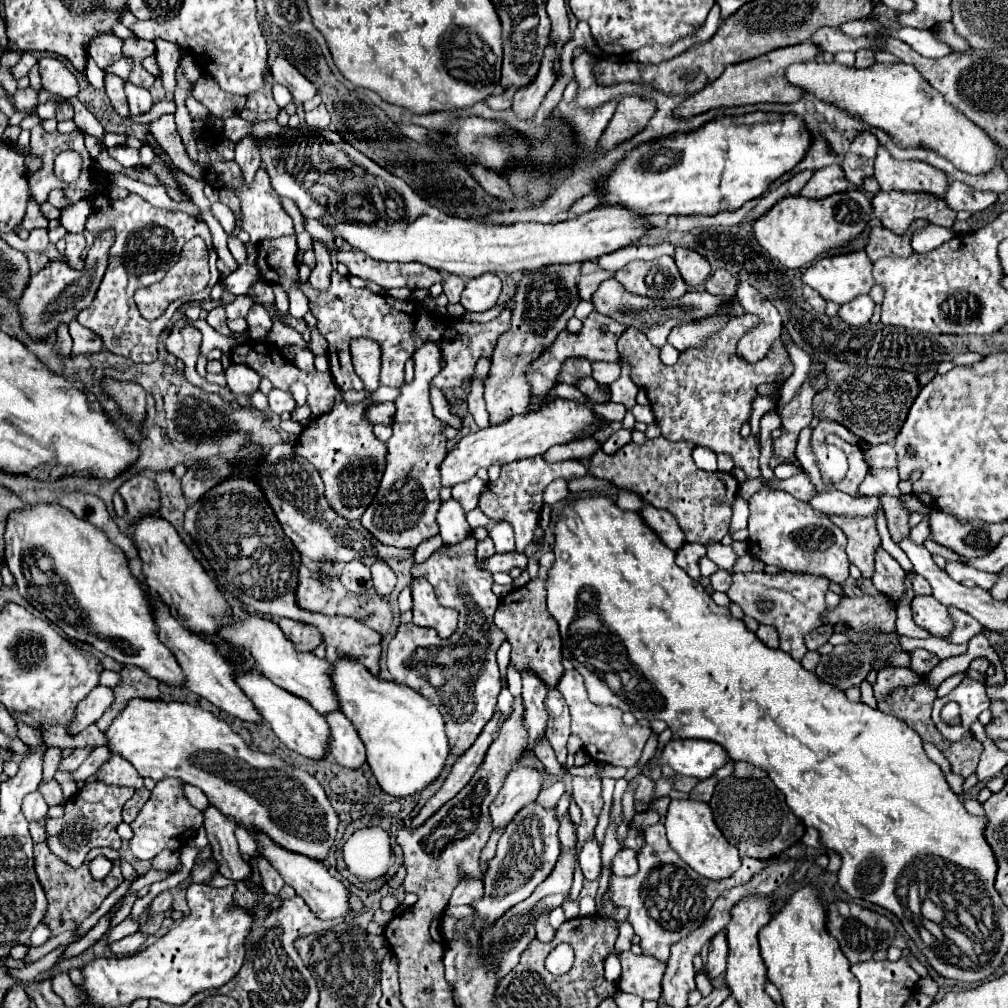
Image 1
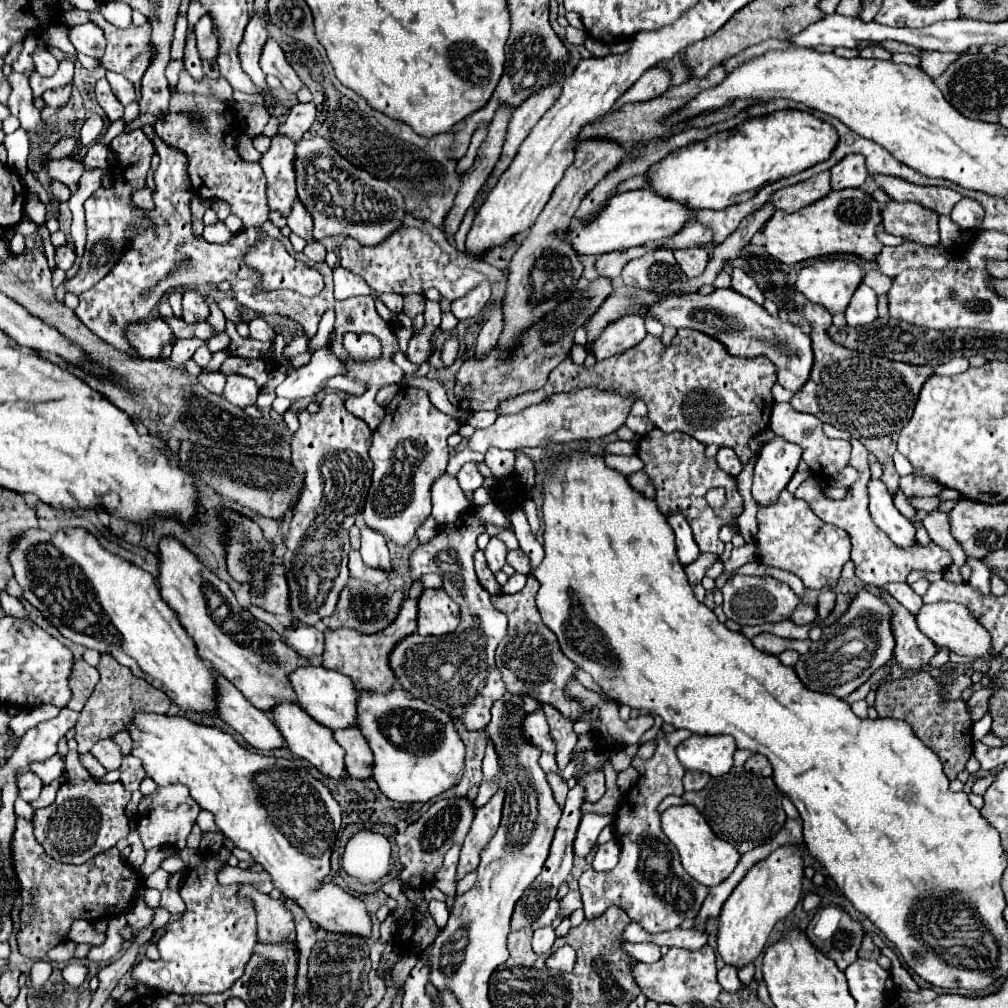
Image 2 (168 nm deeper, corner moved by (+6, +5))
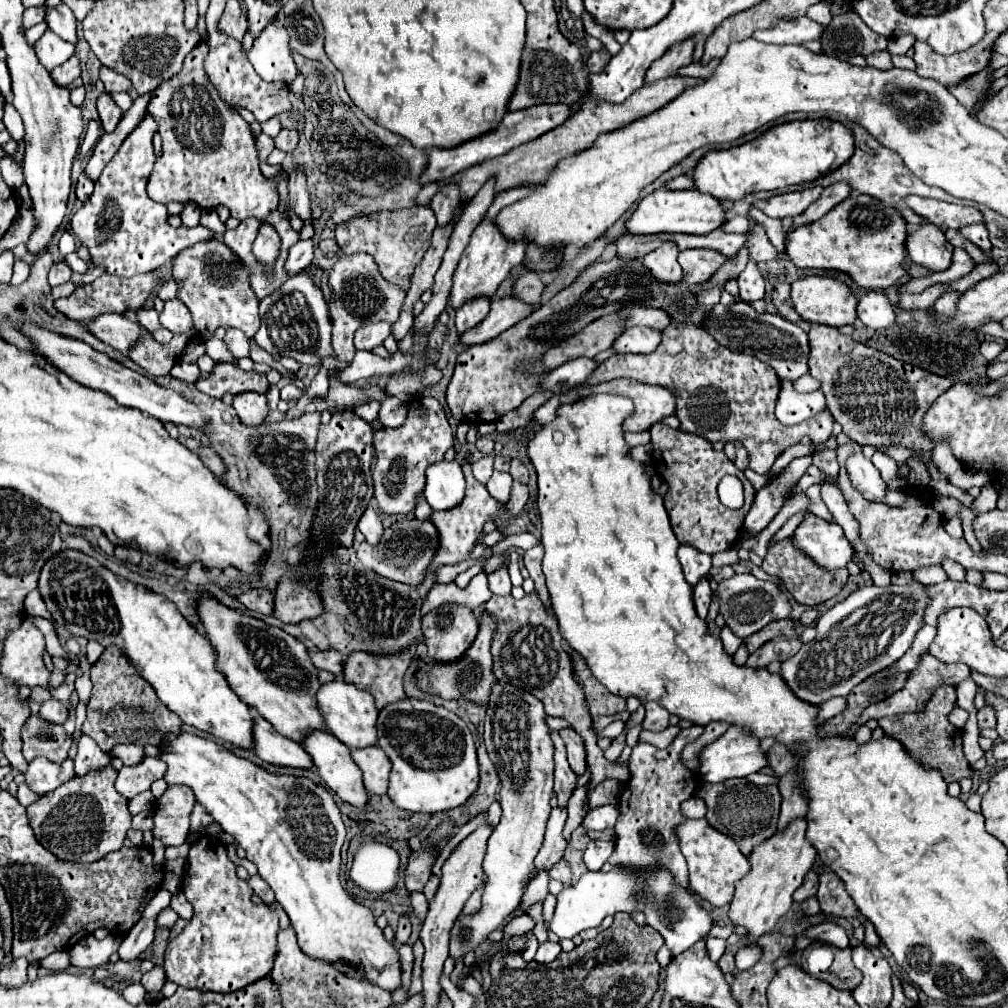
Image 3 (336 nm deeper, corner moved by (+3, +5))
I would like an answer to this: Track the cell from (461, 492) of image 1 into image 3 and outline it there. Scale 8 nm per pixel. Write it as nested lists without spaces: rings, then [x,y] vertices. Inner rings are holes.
[[[485,455],[479,461],[473,461],[471,463],[471,471],[473,471],[473,477],[479,483],[487,483],[491,473],[493,473],[493,455]]]

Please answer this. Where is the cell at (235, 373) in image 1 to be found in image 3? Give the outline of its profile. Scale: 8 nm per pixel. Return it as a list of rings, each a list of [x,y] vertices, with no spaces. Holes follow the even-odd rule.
[[[245,391],[245,393],[233,395],[233,409],[237,411],[239,419],[249,425],[263,423],[267,417],[267,411],[269,411],[265,395],[255,393],[255,391]]]

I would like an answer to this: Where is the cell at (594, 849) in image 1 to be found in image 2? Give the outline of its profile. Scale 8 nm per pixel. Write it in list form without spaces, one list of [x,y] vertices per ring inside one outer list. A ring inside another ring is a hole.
[[[586,813],[580,821],[576,839],[574,839],[574,853],[578,857],[586,857],[590,849],[594,847],[600,831],[612,823],[612,815],[598,815],[598,813]]]

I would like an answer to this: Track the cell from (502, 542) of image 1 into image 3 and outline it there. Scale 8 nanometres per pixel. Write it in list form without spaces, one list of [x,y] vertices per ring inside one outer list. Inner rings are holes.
[[[497,567],[493,573],[489,573],[489,589],[495,595],[509,595],[511,593],[511,579],[509,579],[505,567]]]

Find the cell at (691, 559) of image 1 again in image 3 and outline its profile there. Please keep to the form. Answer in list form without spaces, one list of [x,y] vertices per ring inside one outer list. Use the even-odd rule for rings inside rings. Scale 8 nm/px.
[[[701,579],[697,583],[697,587],[693,589],[693,601],[695,601],[697,615],[701,619],[705,619],[707,617],[707,609],[709,609],[709,601],[711,601],[711,587],[709,587],[707,579]]]

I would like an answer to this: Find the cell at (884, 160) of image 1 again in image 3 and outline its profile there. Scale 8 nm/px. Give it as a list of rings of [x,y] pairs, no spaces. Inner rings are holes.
[[[907,195],[903,201],[919,217],[931,221],[933,225],[939,225],[941,229],[961,229],[969,223],[983,221],[983,215],[977,207],[955,205],[955,203],[947,203],[947,201],[929,199],[929,197],[917,197],[917,195]]]

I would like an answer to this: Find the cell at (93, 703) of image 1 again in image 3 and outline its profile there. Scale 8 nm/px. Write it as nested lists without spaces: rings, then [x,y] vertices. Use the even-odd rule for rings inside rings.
[[[51,699],[51,701],[47,701],[47,703],[41,705],[41,709],[39,709],[39,717],[41,717],[43,721],[47,721],[47,723],[61,725],[61,723],[65,723],[65,719],[69,717],[69,709],[65,709],[59,701]]]

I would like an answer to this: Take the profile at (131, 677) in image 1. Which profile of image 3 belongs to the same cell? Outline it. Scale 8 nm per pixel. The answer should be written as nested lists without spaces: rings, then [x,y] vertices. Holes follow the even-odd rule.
[[[107,647],[97,663],[93,663],[91,681],[93,693],[87,705],[83,735],[89,735],[103,751],[109,753],[111,747],[119,743],[161,747],[169,733],[181,731],[181,719],[157,699],[153,687],[149,687],[135,667],[129,665],[125,657],[121,657],[117,647]]]

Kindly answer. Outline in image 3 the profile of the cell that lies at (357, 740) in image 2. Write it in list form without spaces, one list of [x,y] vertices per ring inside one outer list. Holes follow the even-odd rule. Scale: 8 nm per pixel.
[[[369,745],[363,749],[351,751],[353,761],[363,771],[363,783],[369,795],[383,795],[387,793],[387,779],[391,771],[391,763],[387,755],[377,745]]]

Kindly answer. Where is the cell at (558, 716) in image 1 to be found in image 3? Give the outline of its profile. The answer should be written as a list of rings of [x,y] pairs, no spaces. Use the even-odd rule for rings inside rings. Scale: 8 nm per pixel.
[[[569,727],[561,729],[561,731],[559,731],[559,735],[561,735],[561,739],[563,739],[563,741],[565,741],[565,745],[567,745],[567,759],[569,759],[571,769],[573,769],[577,775],[583,775],[583,773],[585,773],[585,769],[587,769],[583,741],[581,741],[581,739],[579,739],[579,735],[577,735],[573,729],[569,729]]]

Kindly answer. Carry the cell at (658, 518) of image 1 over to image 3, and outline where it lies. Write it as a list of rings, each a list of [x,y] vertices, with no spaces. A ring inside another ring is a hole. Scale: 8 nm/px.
[[[689,543],[679,545],[679,561],[681,561],[681,567],[683,567],[685,579],[691,585],[695,585],[697,579],[701,579],[701,575],[707,575],[709,569],[711,569],[711,555],[697,551]]]

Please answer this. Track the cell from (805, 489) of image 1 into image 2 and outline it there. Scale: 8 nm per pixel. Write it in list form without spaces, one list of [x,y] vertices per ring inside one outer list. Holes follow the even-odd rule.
[[[850,439],[852,445],[852,453],[850,453],[850,467],[854,467],[858,471],[858,479],[854,481],[854,485],[848,489],[846,497],[840,501],[830,501],[822,497],[822,491],[816,487],[814,477],[808,477],[798,491],[794,493],[796,497],[804,499],[806,503],[810,503],[810,507],[814,509],[814,513],[826,521],[832,523],[836,527],[842,527],[844,531],[848,531],[850,539],[852,539],[852,563],[856,567],[856,577],[868,585],[880,587],[884,583],[890,581],[906,581],[908,573],[914,569],[926,569],[926,571],[944,571],[948,569],[954,561],[952,555],[938,547],[934,541],[930,541],[928,545],[920,545],[918,541],[912,547],[898,547],[890,541],[890,537],[876,527],[876,523],[870,517],[868,511],[868,491],[866,491],[866,471],[870,471],[868,467],[868,449],[858,441],[858,439]]]

